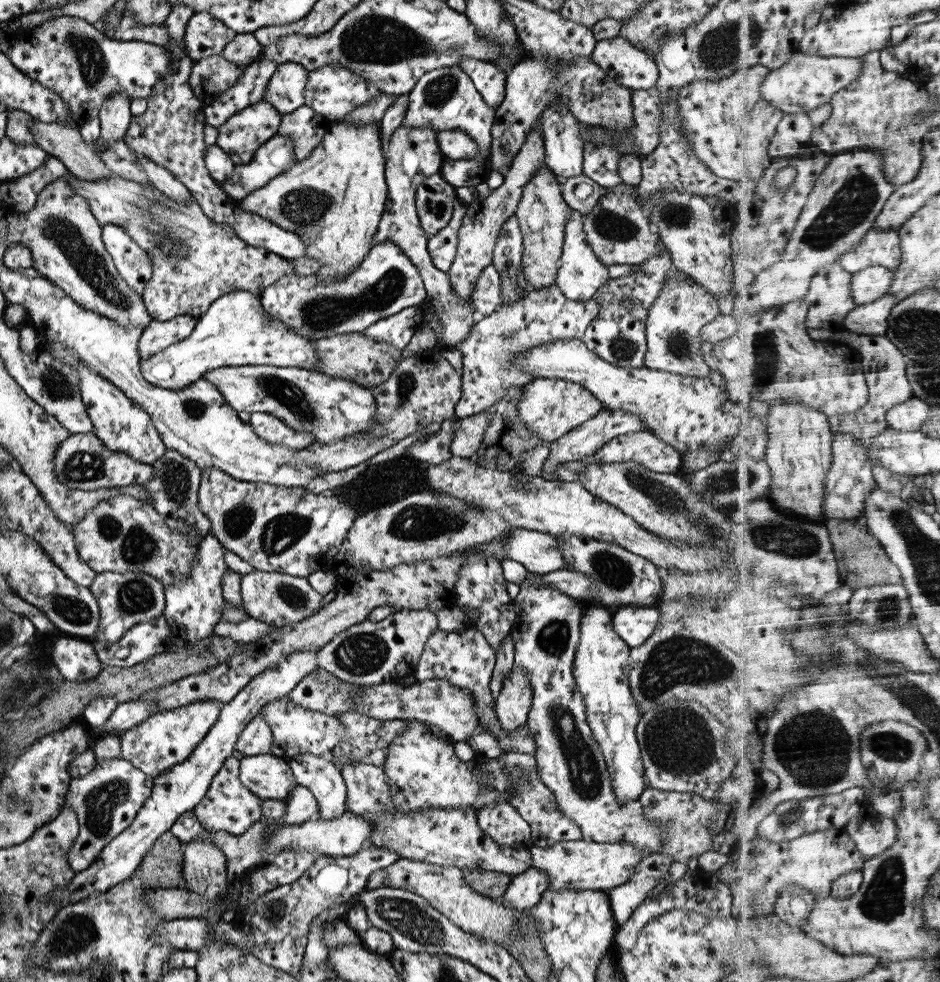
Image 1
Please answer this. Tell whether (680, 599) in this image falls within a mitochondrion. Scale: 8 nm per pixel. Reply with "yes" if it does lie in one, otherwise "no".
no

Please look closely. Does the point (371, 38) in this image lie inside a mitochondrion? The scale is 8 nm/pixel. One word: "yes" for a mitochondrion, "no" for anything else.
yes

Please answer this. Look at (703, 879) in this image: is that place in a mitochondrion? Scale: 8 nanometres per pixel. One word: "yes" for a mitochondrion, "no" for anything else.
no

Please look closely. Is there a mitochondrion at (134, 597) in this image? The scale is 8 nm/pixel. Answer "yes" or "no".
yes

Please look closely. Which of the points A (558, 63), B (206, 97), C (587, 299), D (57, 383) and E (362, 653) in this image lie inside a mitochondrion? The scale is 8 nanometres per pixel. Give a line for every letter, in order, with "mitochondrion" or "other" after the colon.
A: other
B: other
C: other
D: mitochondrion
E: mitochondrion

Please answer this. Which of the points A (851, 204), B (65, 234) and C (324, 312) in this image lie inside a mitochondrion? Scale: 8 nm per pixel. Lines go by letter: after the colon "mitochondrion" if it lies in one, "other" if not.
A: mitochondrion
B: mitochondrion
C: mitochondrion

